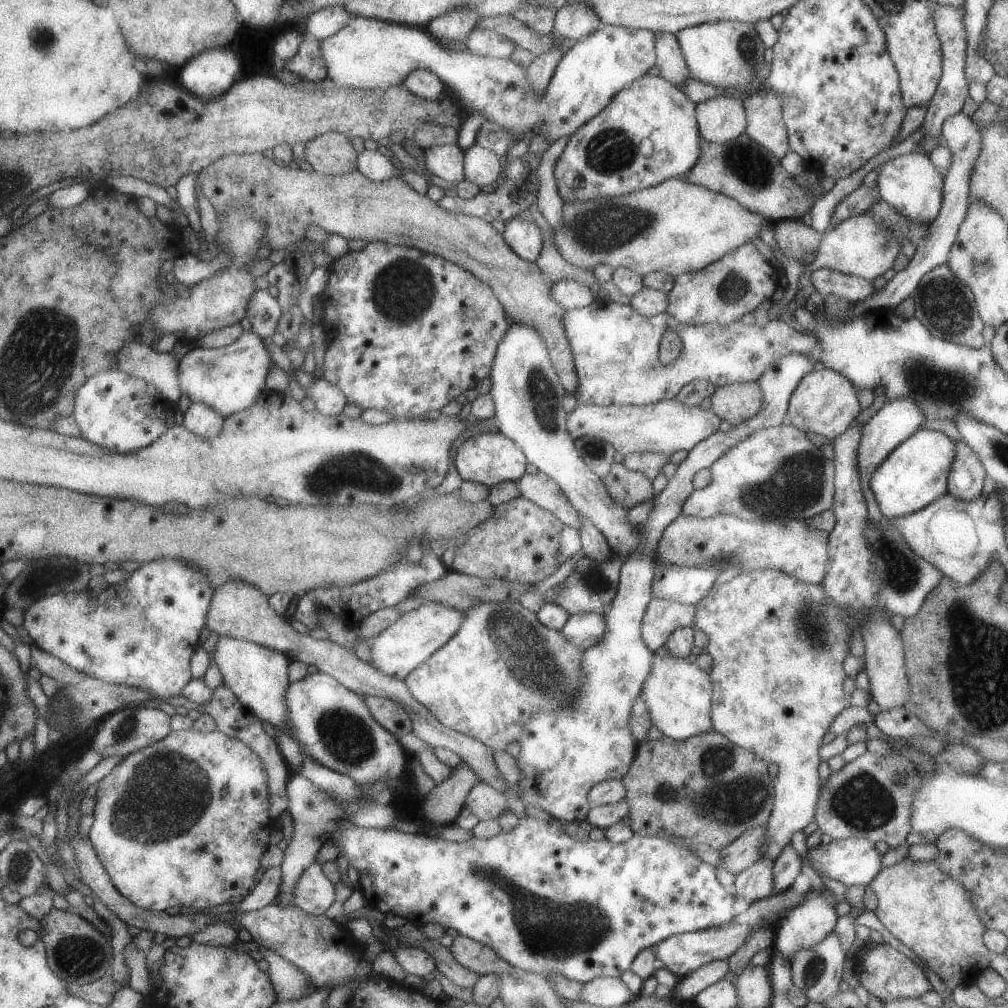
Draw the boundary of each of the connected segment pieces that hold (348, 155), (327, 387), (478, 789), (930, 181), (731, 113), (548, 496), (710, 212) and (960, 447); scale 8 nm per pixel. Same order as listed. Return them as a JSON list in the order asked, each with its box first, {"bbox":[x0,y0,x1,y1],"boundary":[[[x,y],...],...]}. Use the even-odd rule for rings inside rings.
[{"bbox":[306,133,359,175],"boundary":[[[324,133],[306,144],[307,160],[319,173],[343,175],[359,170],[358,150],[347,134]]]},{"bbox":[306,378,349,416],"boundary":[[[324,378],[316,379],[306,397],[316,402],[316,408],[328,416],[338,416],[345,412],[349,404],[347,394]]]},{"bbox":[467,781,508,821],"boundary":[[[480,781],[470,793],[467,806],[481,821],[493,821],[508,810],[508,795],[486,781]]]},{"bbox":[877,151,944,224],"boundary":[[[916,151],[886,161],[878,171],[877,188],[880,198],[900,211],[907,219],[930,224],[940,212],[944,179],[929,156]]]},{"bbox":[696,95,747,143],"boundary":[[[726,95],[699,102],[696,105],[701,138],[711,143],[723,143],[740,136],[747,127],[747,112],[742,99]]]},{"bbox":[519,472,582,530],"boundary":[[[545,472],[526,474],[519,482],[521,491],[528,499],[554,512],[566,525],[580,530],[582,519],[571,498],[557,480]]]},{"bbox":[555,177,773,277],"boundary":[[[672,177],[665,180],[659,185],[645,188],[639,191],[628,193],[627,195],[620,195],[619,197],[600,197],[591,201],[578,201],[577,203],[566,203],[566,224],[562,230],[556,231],[555,244],[558,250],[568,262],[579,266],[580,268],[594,269],[600,263],[608,264],[616,270],[618,267],[629,268],[638,274],[644,276],[648,273],[662,271],[666,274],[677,277],[681,274],[696,272],[706,268],[709,264],[722,258],[727,252],[732,252],[740,248],[743,244],[750,243],[755,238],[760,236],[762,226],[773,226],[772,221],[768,220],[765,216],[759,215],[757,212],[749,211],[744,208],[737,200],[723,195],[722,193],[714,192],[709,188],[689,183],[685,178]]]},{"bbox":[948,439,987,501],"boundary":[[[956,439],[956,454],[948,477],[948,494],[963,501],[976,500],[982,494],[987,472],[980,457]]]}]

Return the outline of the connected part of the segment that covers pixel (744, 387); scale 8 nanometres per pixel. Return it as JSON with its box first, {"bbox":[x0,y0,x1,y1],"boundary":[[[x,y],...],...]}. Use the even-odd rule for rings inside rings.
{"bbox":[711,381,763,426],"boundary":[[[756,381],[717,387],[711,396],[711,411],[733,426],[752,418],[762,406],[763,394]]]}

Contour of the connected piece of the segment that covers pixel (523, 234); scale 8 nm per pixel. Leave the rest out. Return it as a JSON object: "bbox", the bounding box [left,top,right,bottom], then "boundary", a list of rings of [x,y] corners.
{"bbox":[504,217,544,262],"boundary":[[[518,217],[506,224],[504,232],[510,246],[525,259],[538,262],[544,250],[544,232],[532,218]]]}

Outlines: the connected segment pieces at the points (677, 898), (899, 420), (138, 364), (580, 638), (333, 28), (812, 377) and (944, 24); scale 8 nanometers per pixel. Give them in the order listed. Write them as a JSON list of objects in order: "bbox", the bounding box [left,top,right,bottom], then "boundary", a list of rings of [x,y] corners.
[{"bbox":[330,817,736,984],"boundary":[[[527,817],[518,825],[518,828],[513,831],[502,831],[496,838],[479,839],[475,836],[468,842],[461,843],[423,832],[413,834],[394,828],[360,827],[354,824],[341,826],[330,841],[336,843],[340,855],[345,856],[350,865],[360,872],[359,887],[368,895],[370,906],[377,907],[387,916],[406,917],[419,927],[436,922],[446,928],[454,928],[462,935],[489,944],[503,959],[511,962],[517,969],[545,975],[562,973],[582,984],[601,976],[620,977],[625,970],[632,968],[633,960],[642,950],[678,933],[701,931],[729,923],[729,920],[736,915],[732,907],[736,901],[732,890],[722,886],[718,881],[717,868],[704,862],[688,846],[674,844],[662,837],[645,837],[635,833],[625,843],[614,843],[606,838],[599,841],[590,839],[588,842],[583,842],[582,839],[576,840],[576,837],[570,836],[560,820],[544,821]]]},{"bbox":[856,398,928,484],"boundary":[[[897,398],[886,401],[885,405],[865,424],[862,428],[862,438],[857,448],[856,462],[859,470],[860,480],[866,480],[871,484],[871,478],[882,464],[883,460],[899,445],[903,440],[912,436],[920,425],[928,418],[924,416],[922,409],[913,400]]]},{"bbox":[119,343,182,403],"boundary":[[[132,343],[119,359],[123,371],[155,384],[174,403],[182,400],[181,360],[174,354],[157,352],[146,343]]]},{"bbox":[564,613,606,650],"boundary":[[[578,613],[564,627],[564,634],[584,650],[593,647],[606,632],[604,613]]]},{"bbox":[306,7,354,41],"boundary":[[[327,7],[316,13],[306,25],[307,32],[311,32],[318,39],[323,41],[336,35],[345,26],[352,24],[354,16],[346,7]]]},{"bbox":[788,365,863,441],"boundary":[[[818,365],[813,371],[803,376],[794,389],[788,410],[788,422],[805,433],[822,434],[832,441],[846,432],[852,420],[863,410],[858,393],[855,384],[843,374]]]},{"bbox":[922,4,969,137],"boundary":[[[937,4],[934,14],[937,33],[942,43],[943,73],[936,92],[927,106],[927,113],[922,126],[926,137],[928,135],[940,135],[944,120],[950,115],[960,113],[966,98],[969,97],[969,82],[965,75],[967,55],[967,32],[964,24],[965,9]]]}]

